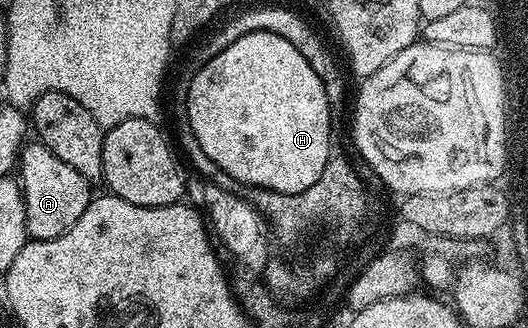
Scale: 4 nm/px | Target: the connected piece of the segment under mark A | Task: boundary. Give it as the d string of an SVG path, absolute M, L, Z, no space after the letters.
M38 140L29 141L21 146L18 157L18 181L24 190L26 206L26 228L29 239L50 240L66 232L86 212L89 202L94 197L89 179L78 176L70 164L58 160L50 148L46 148Z

